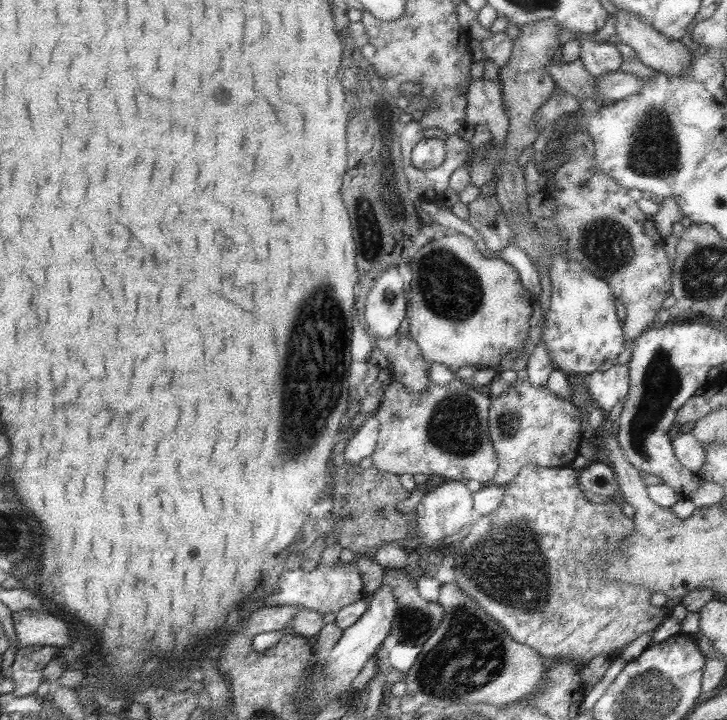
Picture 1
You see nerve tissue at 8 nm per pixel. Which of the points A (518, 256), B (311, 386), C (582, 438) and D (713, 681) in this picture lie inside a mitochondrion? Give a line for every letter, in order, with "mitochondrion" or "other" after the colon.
A: other
B: mitochondrion
C: other
D: other

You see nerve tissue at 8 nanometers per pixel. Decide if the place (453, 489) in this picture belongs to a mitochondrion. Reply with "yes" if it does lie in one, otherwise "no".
no

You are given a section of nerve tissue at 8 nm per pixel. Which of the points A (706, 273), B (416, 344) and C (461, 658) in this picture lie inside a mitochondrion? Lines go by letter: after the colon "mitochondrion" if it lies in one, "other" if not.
A: mitochondrion
B: other
C: mitochondrion

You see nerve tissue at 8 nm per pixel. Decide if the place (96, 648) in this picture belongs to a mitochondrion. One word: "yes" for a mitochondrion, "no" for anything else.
no

